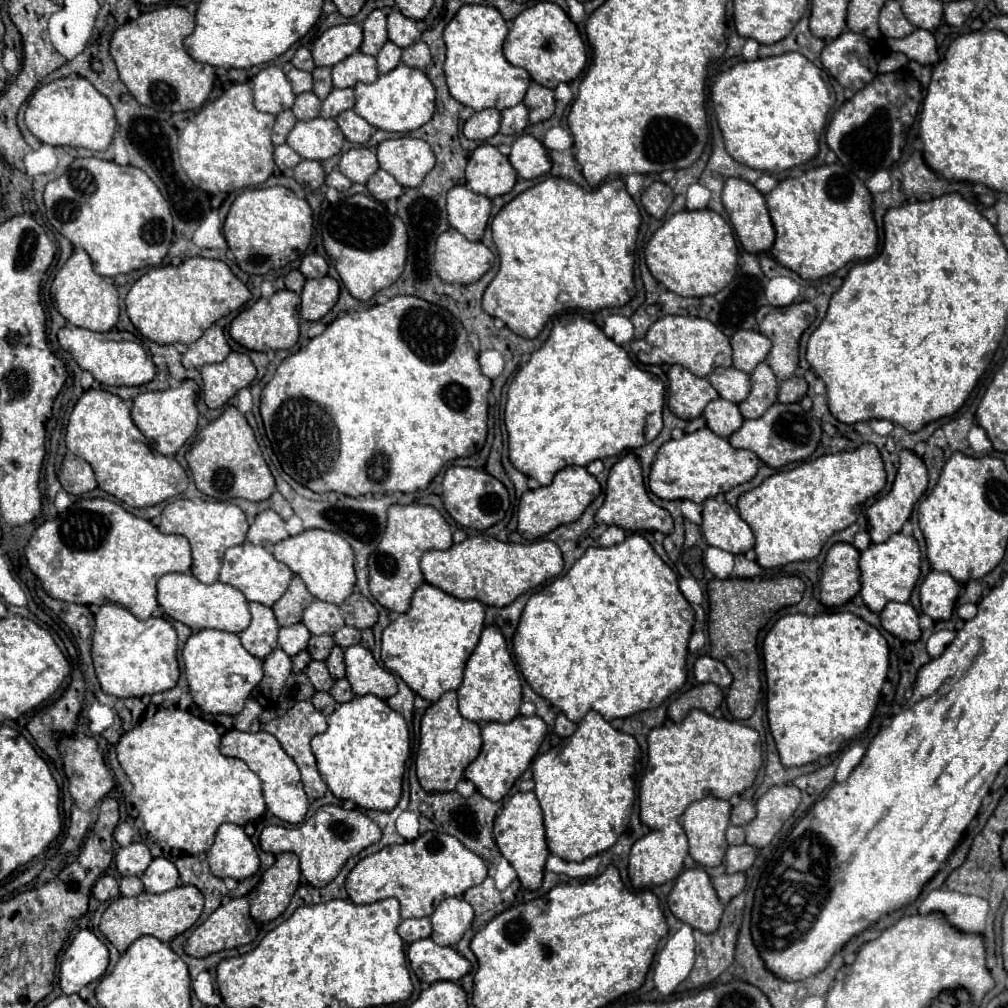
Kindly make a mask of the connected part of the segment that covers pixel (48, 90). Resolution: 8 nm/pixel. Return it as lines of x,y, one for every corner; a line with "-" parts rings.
80,75
62,77
42,85
28,101
26,125
34,137
48,145
70,145
92,151
106,151
116,131
116,117
110,101

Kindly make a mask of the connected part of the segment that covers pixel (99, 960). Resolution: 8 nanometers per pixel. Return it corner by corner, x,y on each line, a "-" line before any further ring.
78,931
60,963
60,987
66,995
100,979
108,967
108,949
92,931

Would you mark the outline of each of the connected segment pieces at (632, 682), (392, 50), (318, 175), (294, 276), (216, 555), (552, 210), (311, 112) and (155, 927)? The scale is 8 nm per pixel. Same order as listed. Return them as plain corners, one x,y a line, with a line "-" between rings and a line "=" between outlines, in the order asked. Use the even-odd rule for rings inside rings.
632,533
624,543
612,547
588,547
566,575
534,593
522,611
512,646
518,667
530,687
558,707
570,721
578,723
590,709
598,711
606,721
612,721
656,709
686,683
688,639
693,624
694,612
678,589
676,573
642,535
-
570,625
594,625
592,643
584,629
578,631
-
588,645
594,647
592,663
586,655
=
386,41
386,45
380,49
380,53
376,57
378,71
380,73
390,73
400,63
400,55
402,55
402,49
398,45
394,45
392,41
=
302,159
296,167
294,167
294,179
302,185
308,185
312,189
318,189
322,187
324,183
324,169
320,165
320,161
308,161
308,159
=
294,269
294,271
290,271
288,275
286,275
286,289
290,289
290,291
296,291
296,293
300,293
302,291
302,287
304,287
304,275
298,271
298,269
=
176,499
168,503
160,515
158,529
162,533
184,535
192,545
192,575
202,583
218,581
218,573
222,567
222,557
228,547
242,545
248,533
248,519
244,511
234,503
224,501
190,501
=
548,177
516,195
492,219
492,236
500,266
482,297
482,309
498,317
516,335
534,339
549,321
564,310
596,311
622,307
634,297
634,250
642,221
634,199
628,195
622,179
604,181
592,191
566,181
=
308,91
308,93
300,93
298,97
296,97
296,103
292,105
292,113
296,115
296,119
314,119
314,117
318,117
320,115
320,105
322,105
322,101
312,93
312,91
=
178,885
176,889
170,889
160,895
144,891
136,897
118,897
104,911
100,919
100,931
120,953
124,953
142,935
152,935
164,943
170,943
176,935
184,933
198,921
202,907
204,897
194,885

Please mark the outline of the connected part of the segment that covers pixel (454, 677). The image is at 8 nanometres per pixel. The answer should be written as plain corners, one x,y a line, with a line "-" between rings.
422,583
412,597
412,607
402,613
396,621
392,621
384,633
382,633
382,663
398,677
402,677
406,681
406,685
420,695
422,699
434,703
442,697
442,693
458,689
462,685
462,675
464,675
464,665
468,661
468,657
472,655
474,647
478,645
480,633
484,629
484,605
476,599
458,599
452,597
448,593
444,593
442,589
430,585
430,583

